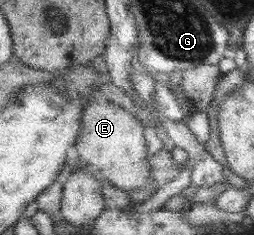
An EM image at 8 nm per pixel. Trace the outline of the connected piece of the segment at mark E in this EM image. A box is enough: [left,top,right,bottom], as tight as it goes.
[76,96,150,192]

